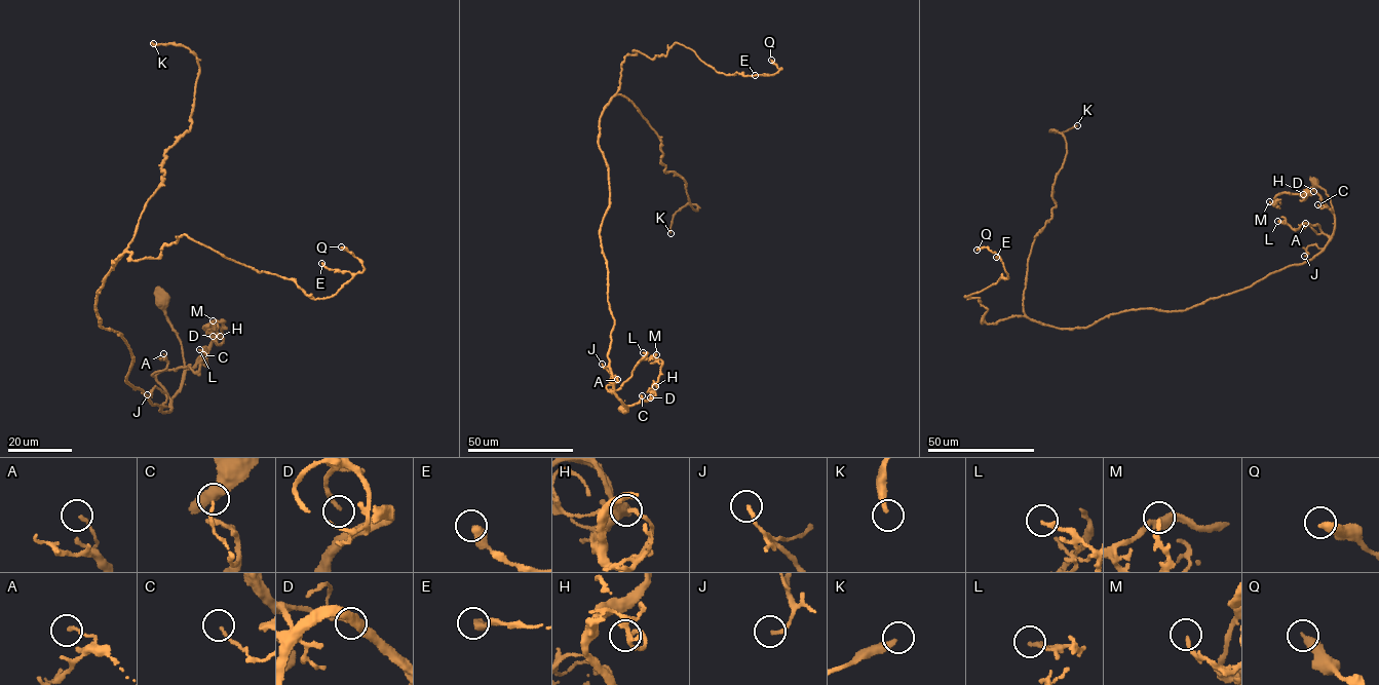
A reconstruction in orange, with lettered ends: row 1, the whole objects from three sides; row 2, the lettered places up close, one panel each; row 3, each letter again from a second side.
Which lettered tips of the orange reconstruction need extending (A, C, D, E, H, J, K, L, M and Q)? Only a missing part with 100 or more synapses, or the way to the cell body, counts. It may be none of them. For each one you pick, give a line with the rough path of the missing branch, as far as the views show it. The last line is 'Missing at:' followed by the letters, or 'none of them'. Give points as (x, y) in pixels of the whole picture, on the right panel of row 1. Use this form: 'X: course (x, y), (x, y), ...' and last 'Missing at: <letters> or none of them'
Missing at: none of them

